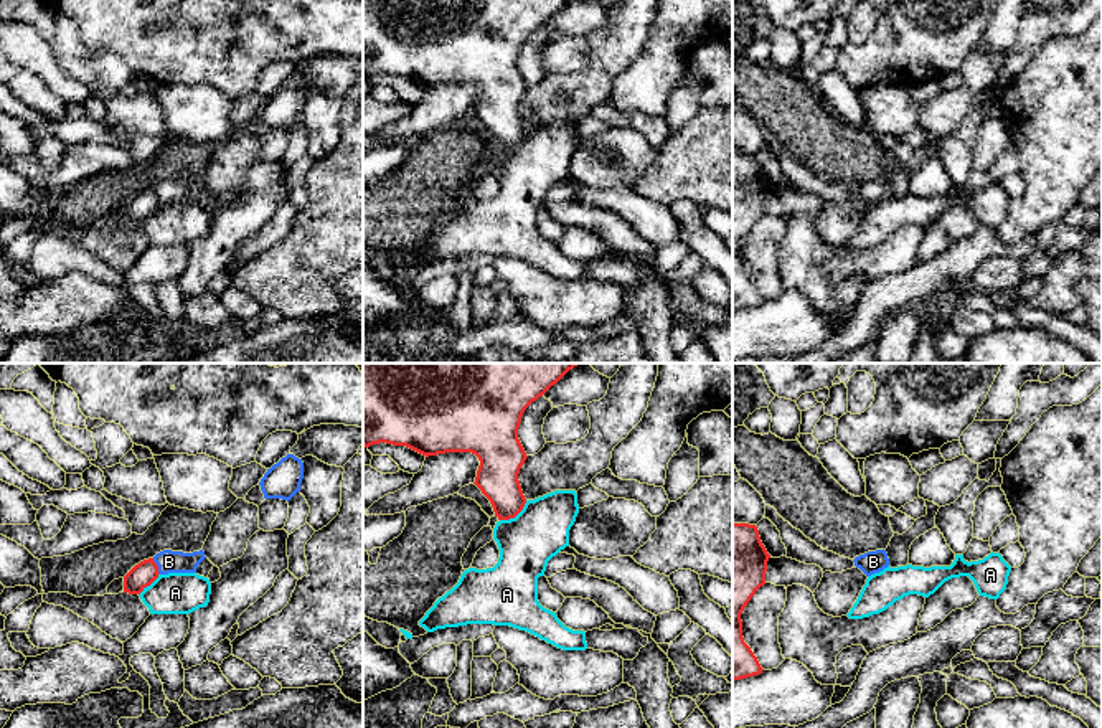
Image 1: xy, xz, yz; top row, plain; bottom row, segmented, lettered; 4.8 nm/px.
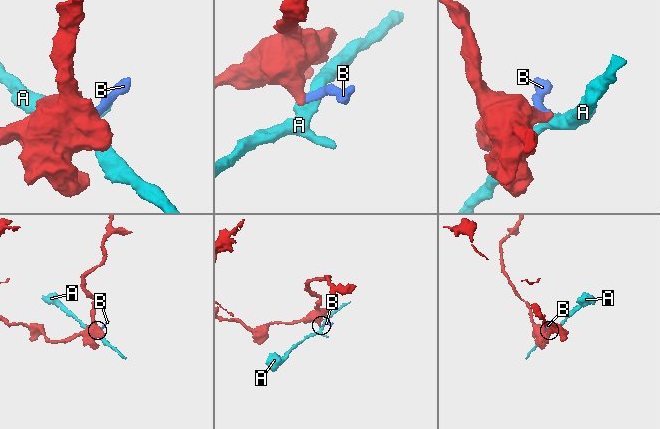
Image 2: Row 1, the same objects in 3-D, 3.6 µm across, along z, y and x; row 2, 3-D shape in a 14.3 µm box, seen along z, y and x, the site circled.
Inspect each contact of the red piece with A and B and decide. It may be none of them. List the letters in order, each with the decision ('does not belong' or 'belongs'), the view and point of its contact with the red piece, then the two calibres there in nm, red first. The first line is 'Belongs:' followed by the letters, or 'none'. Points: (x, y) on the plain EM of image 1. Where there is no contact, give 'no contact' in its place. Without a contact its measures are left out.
Belongs: none
A: does not belong; meets red in xz at (515, 146); 200 nm thick on the red side, 280 nm on the other
B: does not belong; meets red in xy at (157, 197); 120 nm thick on the red side, 110 nm on the other

